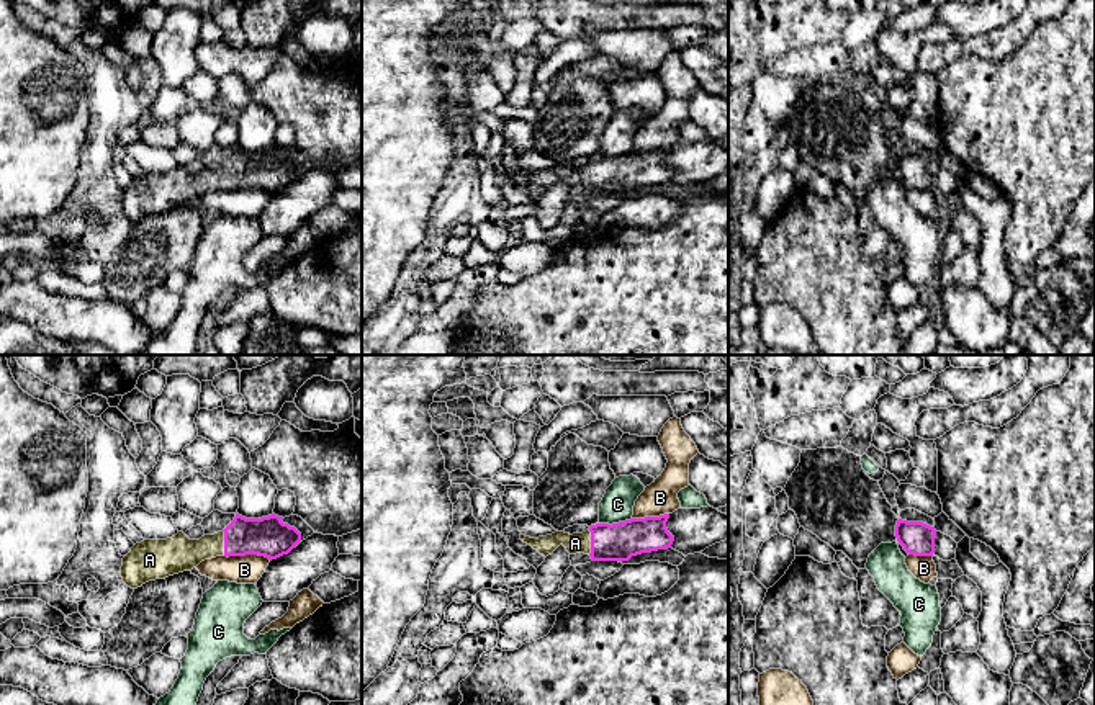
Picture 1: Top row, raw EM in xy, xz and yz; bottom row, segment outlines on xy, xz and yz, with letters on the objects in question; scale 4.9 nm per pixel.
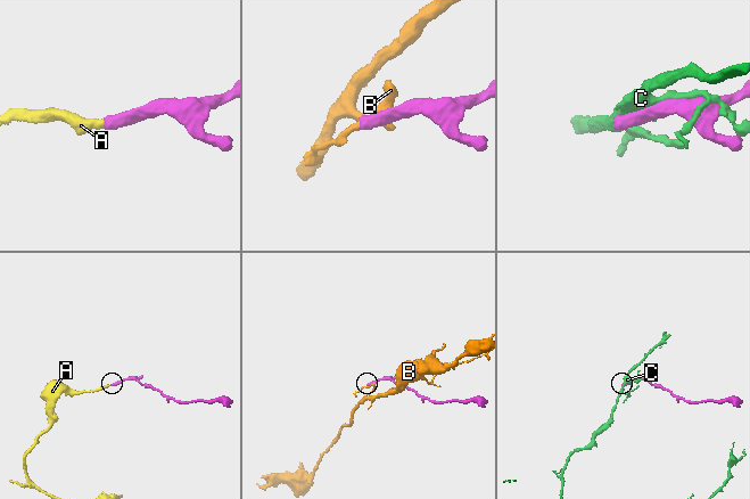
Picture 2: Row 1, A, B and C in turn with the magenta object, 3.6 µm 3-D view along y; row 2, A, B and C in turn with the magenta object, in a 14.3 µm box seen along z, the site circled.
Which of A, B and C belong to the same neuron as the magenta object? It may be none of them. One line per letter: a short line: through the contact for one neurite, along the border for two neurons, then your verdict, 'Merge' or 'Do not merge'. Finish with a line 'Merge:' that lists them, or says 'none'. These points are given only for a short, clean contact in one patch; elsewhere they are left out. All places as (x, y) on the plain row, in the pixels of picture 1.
A: Merge
B: Line: xy (225, 188), (264, 188), (270, 193). Do not merge
C: Do not merge
Merge: A

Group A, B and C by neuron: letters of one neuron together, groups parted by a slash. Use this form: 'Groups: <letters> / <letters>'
Groups: A / B / C

